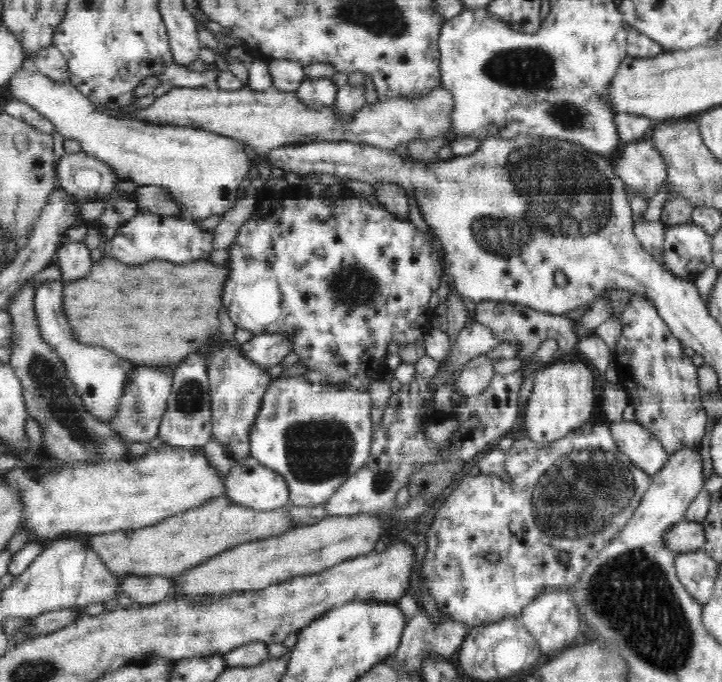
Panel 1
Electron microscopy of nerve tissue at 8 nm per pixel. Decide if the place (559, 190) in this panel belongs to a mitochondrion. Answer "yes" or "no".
yes

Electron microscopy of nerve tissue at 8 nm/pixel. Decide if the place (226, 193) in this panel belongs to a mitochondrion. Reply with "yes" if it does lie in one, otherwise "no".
no

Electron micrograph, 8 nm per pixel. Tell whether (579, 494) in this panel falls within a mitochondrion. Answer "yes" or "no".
yes

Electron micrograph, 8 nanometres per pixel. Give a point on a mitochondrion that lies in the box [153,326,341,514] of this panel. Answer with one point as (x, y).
(190, 398)

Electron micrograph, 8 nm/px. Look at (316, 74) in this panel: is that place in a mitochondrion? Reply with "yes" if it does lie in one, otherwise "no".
no

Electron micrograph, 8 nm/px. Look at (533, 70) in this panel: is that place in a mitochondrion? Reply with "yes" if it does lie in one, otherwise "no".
yes

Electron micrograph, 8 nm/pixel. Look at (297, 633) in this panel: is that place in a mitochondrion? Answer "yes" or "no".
no

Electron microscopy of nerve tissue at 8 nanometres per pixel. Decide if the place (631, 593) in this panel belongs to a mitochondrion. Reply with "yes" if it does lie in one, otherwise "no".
yes

